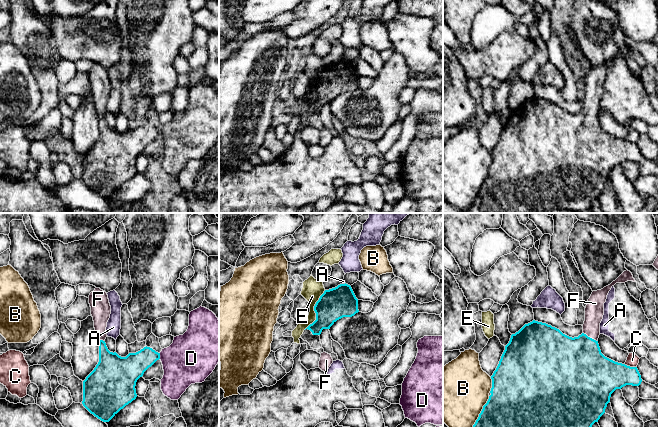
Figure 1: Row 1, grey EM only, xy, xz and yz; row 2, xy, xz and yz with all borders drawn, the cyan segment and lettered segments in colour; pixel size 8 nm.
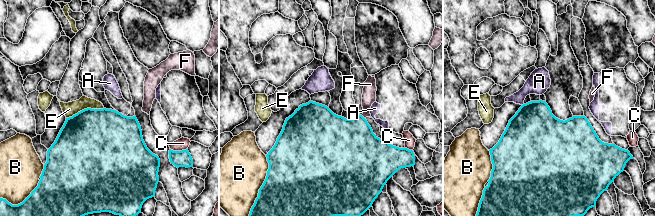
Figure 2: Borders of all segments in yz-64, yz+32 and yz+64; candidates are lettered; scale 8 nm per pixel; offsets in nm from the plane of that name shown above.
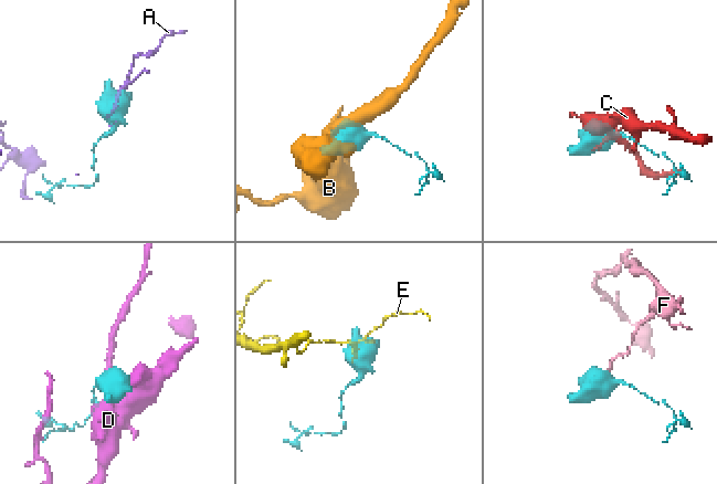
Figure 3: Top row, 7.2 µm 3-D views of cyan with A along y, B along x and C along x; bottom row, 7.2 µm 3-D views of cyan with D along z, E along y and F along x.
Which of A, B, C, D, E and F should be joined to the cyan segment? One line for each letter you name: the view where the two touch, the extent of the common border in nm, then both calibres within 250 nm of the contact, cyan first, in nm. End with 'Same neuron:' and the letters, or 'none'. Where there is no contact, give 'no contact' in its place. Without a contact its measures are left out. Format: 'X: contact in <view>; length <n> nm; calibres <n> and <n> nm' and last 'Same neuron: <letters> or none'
F: contact in yz; length 140 nm; calibres 460 and 160 nm
Same neuron: F

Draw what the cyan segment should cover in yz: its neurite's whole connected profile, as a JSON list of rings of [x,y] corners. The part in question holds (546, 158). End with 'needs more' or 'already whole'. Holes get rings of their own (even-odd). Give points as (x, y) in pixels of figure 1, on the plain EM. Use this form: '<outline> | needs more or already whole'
[[[624,47],[615,57],[601,66],[593,67],[585,84],[583,109],[569,113],[559,105],[533,96],[511,111],[499,140],[491,152],[491,171],[483,182],[470,209],[463,213],[539,213],[565,209],[583,213],[605,189],[611,170],[626,161],[639,162],[642,158],[637,143],[630,143],[605,133],[600,126],[598,114],[604,91],[604,79],[616,59],[636,58],[630,47]]] | needs more

